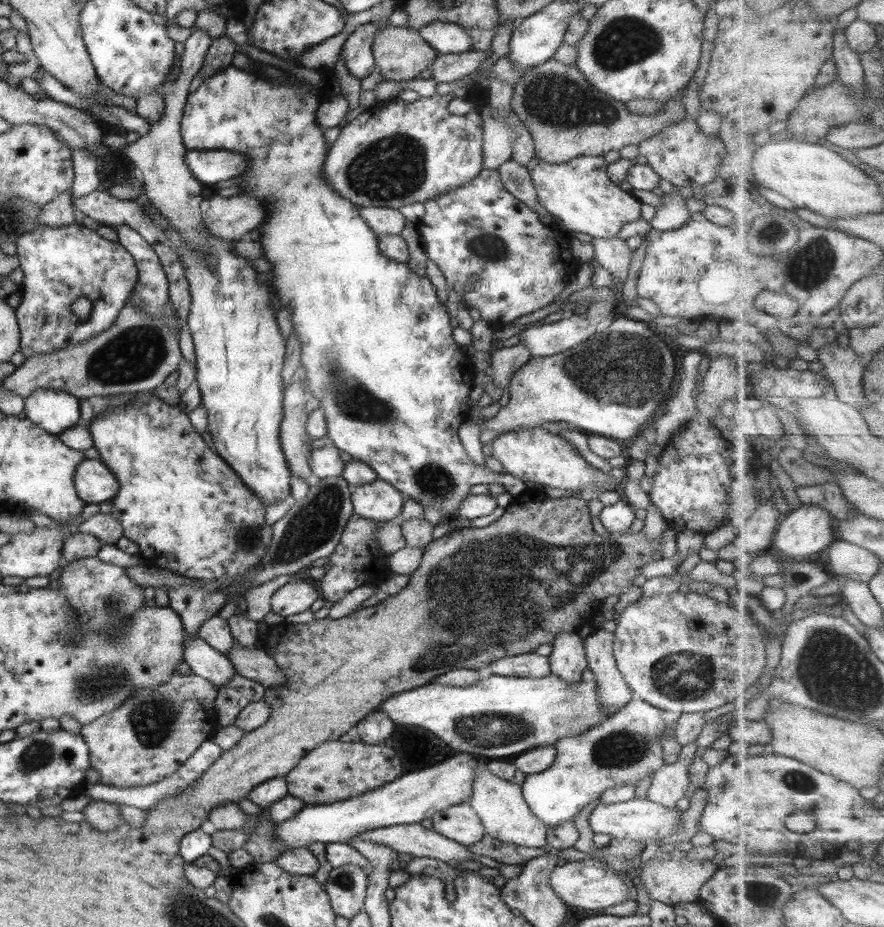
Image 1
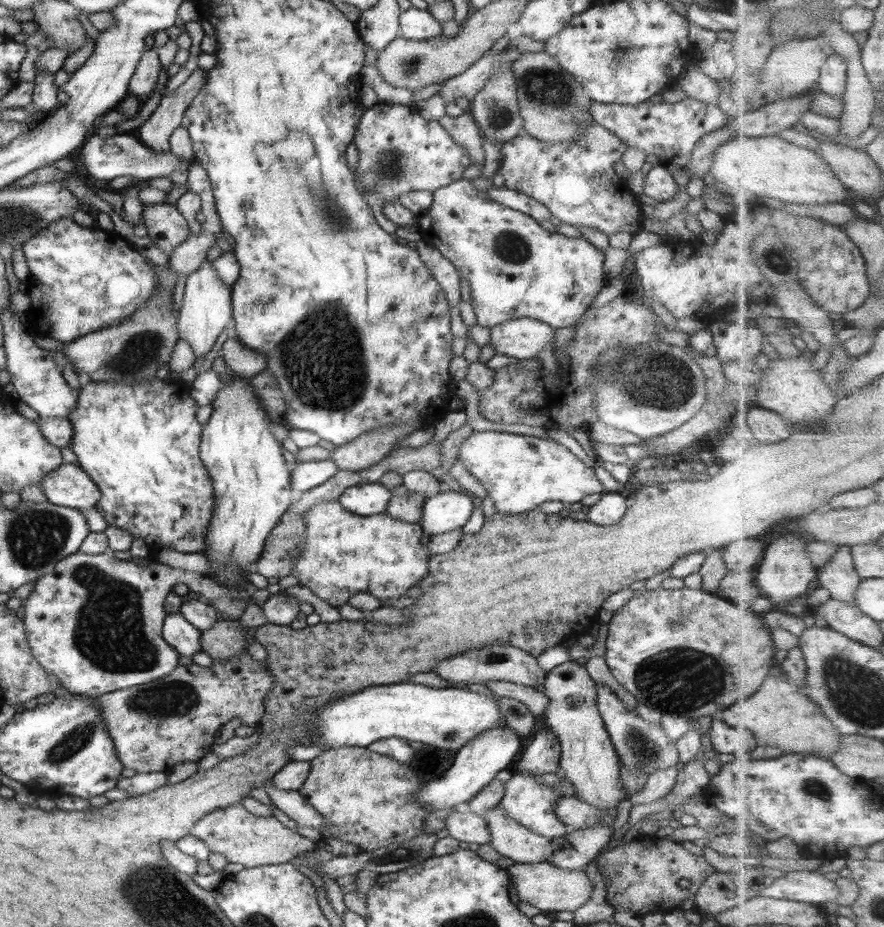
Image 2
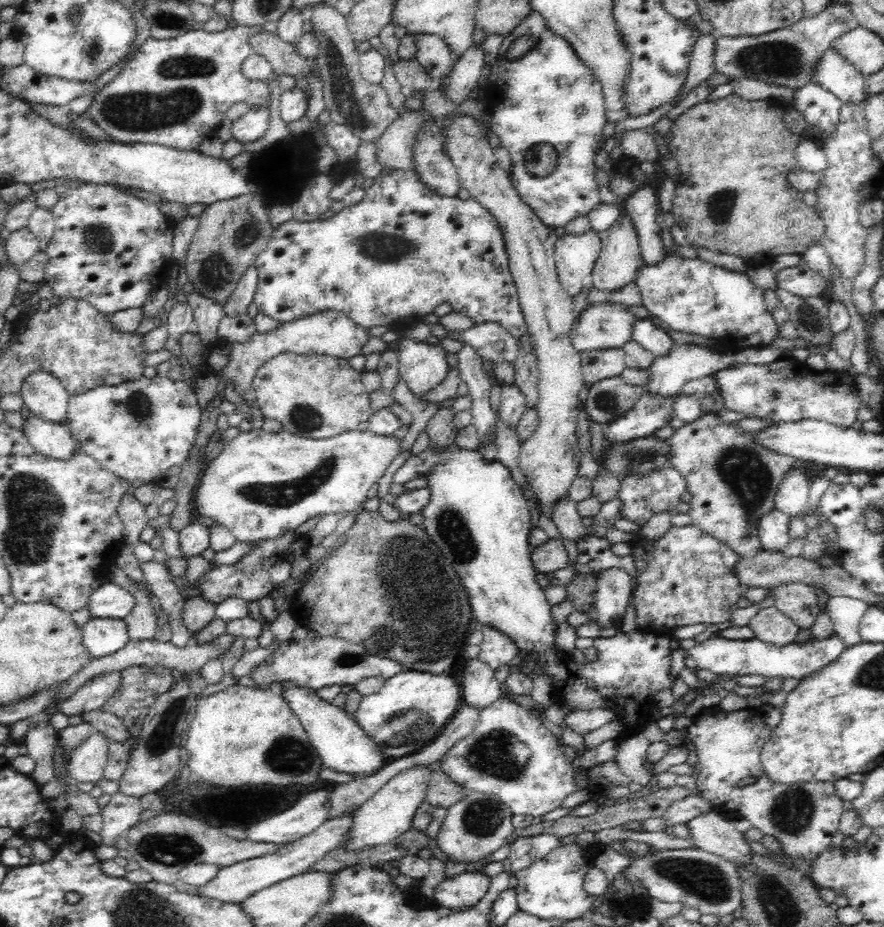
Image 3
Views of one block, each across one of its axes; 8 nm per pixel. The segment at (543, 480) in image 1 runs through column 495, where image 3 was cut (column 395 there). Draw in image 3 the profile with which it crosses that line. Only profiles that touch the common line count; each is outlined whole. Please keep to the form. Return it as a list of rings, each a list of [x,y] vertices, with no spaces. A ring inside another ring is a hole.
[[[252,428],[247,432],[240,431],[238,436],[232,438],[222,446],[218,456],[213,460],[205,462],[201,480],[195,490],[193,504],[196,504],[196,512],[198,512],[198,514],[213,518],[218,525],[225,526],[237,538],[238,542],[273,539],[280,536],[282,533],[296,530],[298,526],[304,524],[309,518],[314,518],[314,516],[324,516],[330,513],[340,513],[340,515],[345,516],[349,512],[358,511],[360,508],[362,509],[362,505],[366,502],[364,499],[368,489],[374,483],[378,483],[379,478],[383,475],[392,460],[402,452],[400,449],[400,441],[400,439],[396,439],[396,437],[393,436],[372,434],[372,432],[368,430],[360,431],[359,429],[337,434],[325,439],[304,438],[284,430],[280,432],[266,432],[262,429]]]

